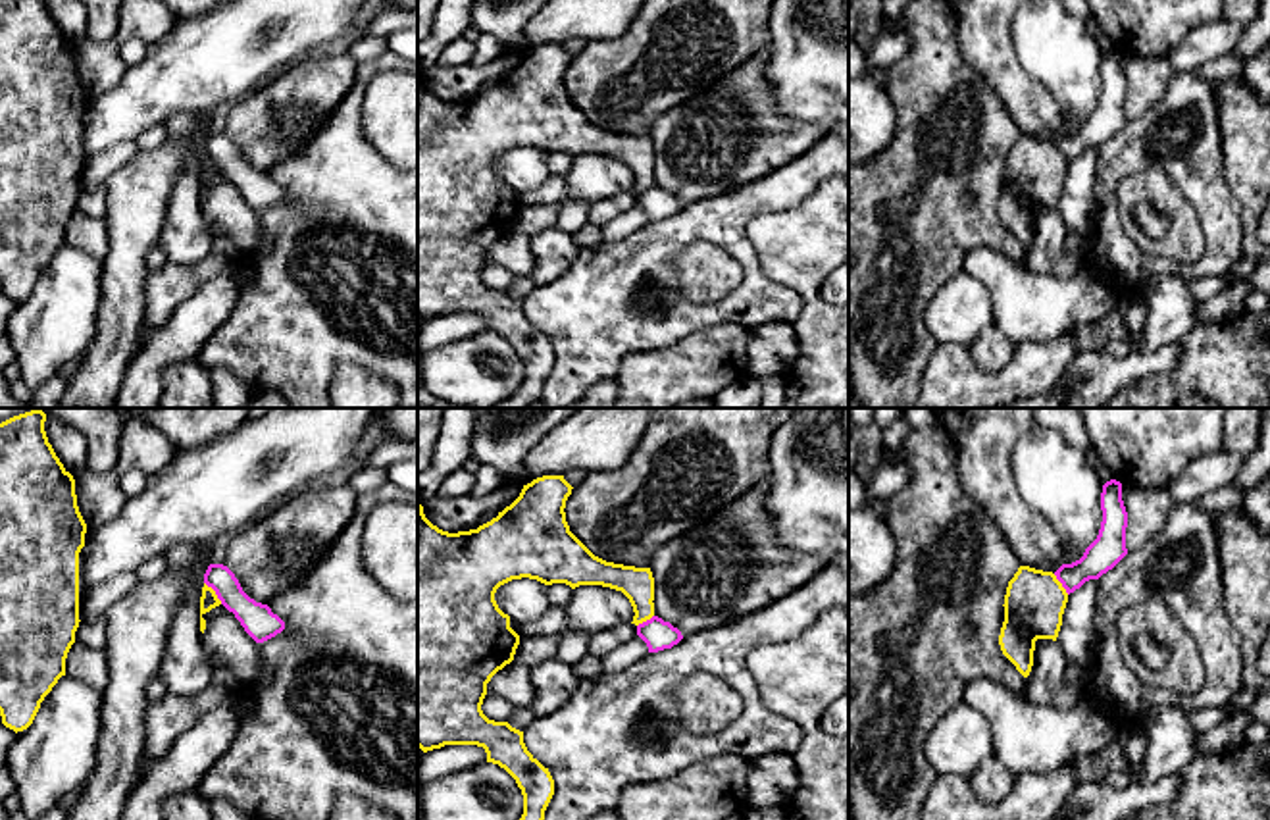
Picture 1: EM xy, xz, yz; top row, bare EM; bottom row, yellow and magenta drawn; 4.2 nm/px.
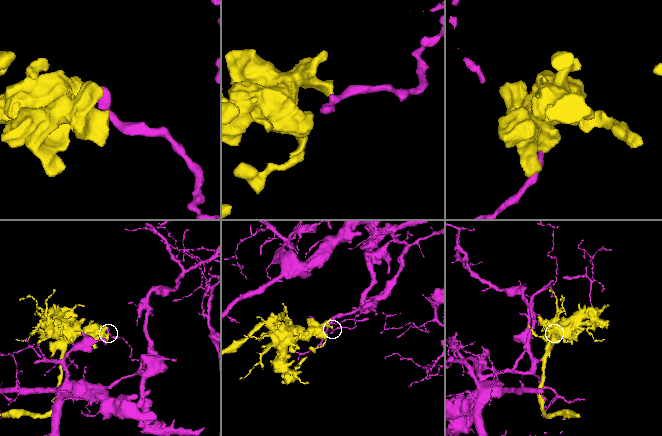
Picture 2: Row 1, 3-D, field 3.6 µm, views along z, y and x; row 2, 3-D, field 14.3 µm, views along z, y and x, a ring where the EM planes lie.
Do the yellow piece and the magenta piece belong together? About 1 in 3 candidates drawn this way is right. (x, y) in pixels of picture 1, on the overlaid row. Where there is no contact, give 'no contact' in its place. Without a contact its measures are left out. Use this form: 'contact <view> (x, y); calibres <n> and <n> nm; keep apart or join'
contact xy (214, 593); calibres 70 and 140 nm; keep apart

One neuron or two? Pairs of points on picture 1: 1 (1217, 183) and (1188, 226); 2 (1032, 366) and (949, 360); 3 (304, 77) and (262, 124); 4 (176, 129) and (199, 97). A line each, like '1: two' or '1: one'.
1: two
2: one
3: one
4: two

